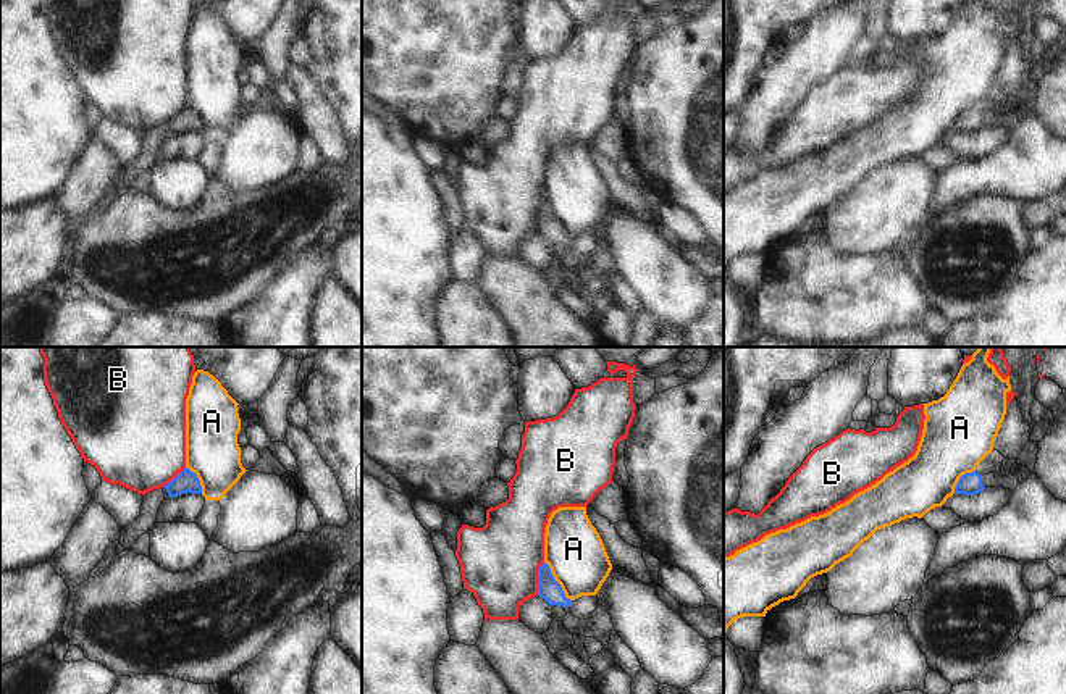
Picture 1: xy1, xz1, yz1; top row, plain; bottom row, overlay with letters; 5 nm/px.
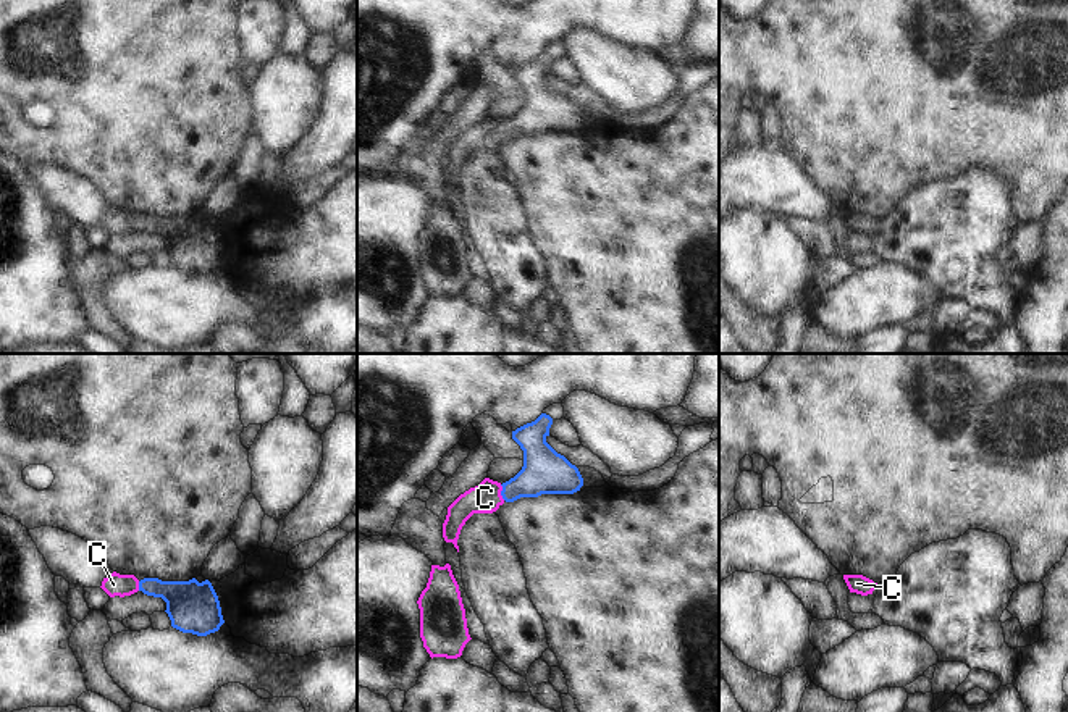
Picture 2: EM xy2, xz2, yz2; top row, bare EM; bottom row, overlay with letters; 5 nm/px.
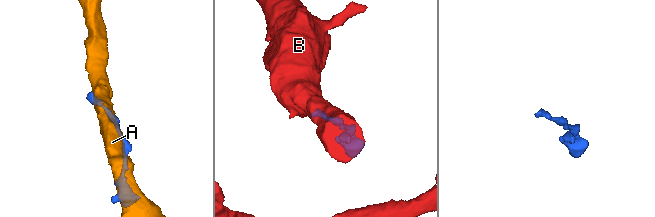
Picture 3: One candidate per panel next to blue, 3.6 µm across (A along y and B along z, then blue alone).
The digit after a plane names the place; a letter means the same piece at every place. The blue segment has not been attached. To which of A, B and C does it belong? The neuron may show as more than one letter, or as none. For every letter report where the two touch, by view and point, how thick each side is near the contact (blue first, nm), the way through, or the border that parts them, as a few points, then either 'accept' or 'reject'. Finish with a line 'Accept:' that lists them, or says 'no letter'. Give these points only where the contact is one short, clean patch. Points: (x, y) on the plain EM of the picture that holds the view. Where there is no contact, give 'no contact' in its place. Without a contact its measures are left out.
A: contact xz1 (556, 220); calibres 110 and 300 nm; border xz1 (545, 200), (570, 239); reject
B: contact xz1 (538, 217); calibres 110 and 400 nm; border xz1 (543, 200), (538, 209), (537, 233); reject
C: contact xz2 (501, 131); calibres 220 and 150 nm; way xz2 (545, 110), (524, 123), (501, 131), (485, 136); accept
Accept: C

